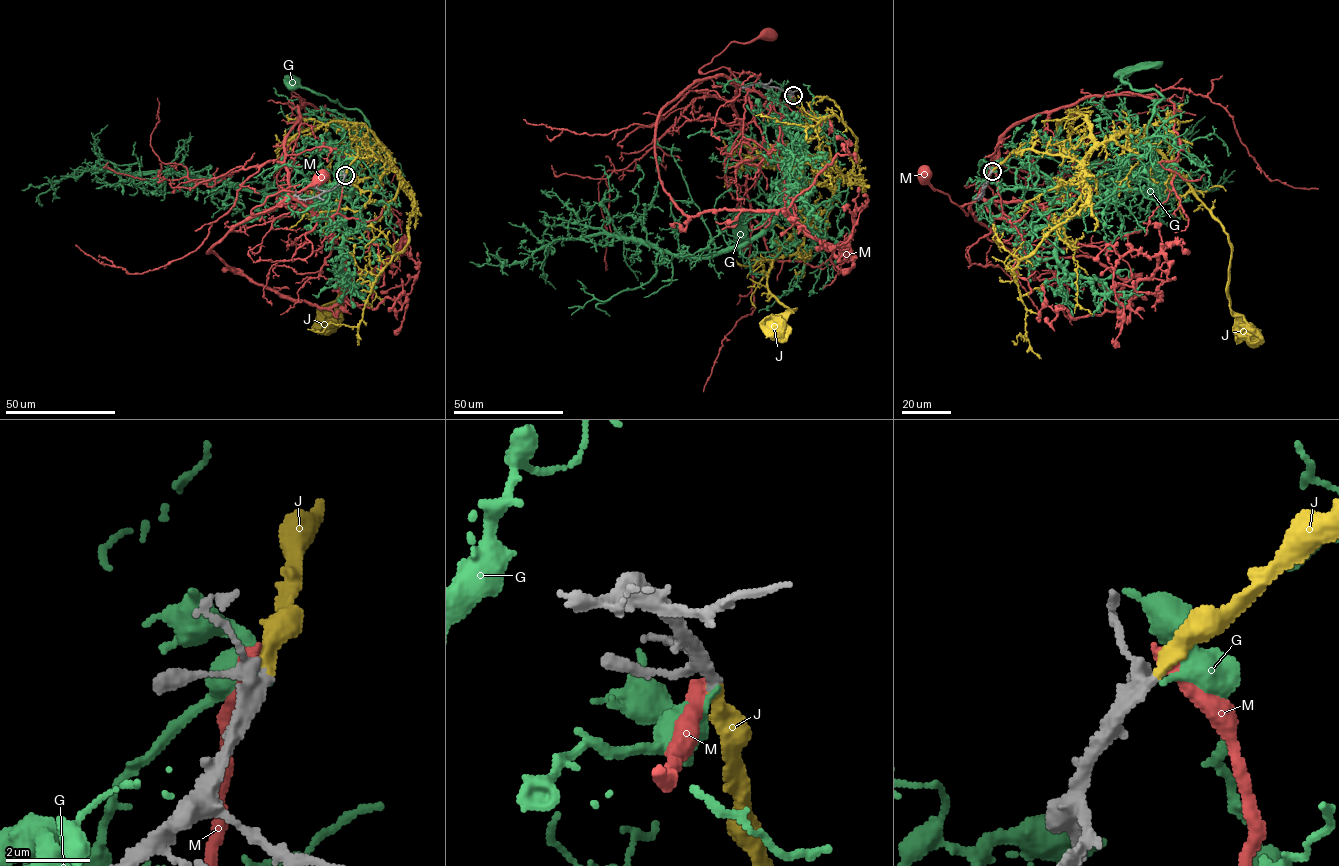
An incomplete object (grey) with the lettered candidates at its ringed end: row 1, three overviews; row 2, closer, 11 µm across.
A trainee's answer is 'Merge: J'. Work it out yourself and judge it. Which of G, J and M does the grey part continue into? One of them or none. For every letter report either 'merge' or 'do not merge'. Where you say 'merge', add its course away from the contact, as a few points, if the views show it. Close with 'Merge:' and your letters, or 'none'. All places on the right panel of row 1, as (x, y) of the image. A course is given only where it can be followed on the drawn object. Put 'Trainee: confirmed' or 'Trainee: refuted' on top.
Trainee: confirmed
G: do not merge
J: merge; course (992, 171), (1024, 150), (1082, 161), (1119, 133), (1144, 138), (1228, 235), (1229, 309), (1243, 317), (1249, 335)
M: do not merge
Merge: J

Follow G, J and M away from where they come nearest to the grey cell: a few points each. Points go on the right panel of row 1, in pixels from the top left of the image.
G: (992, 172), (1004, 189), (1111, 191), (1164, 99), (1135, 90), (1122, 79), (1127, 71)
J: (992, 171), (1024, 150), (1082, 161), (1119, 133), (1144, 138), (1228, 235), (1229, 309), (1243, 317), (1249, 335)
M: (992, 171), (1001, 217), (981, 198), (961, 207), (967, 214), (948, 195), (934, 190), (925, 175)

